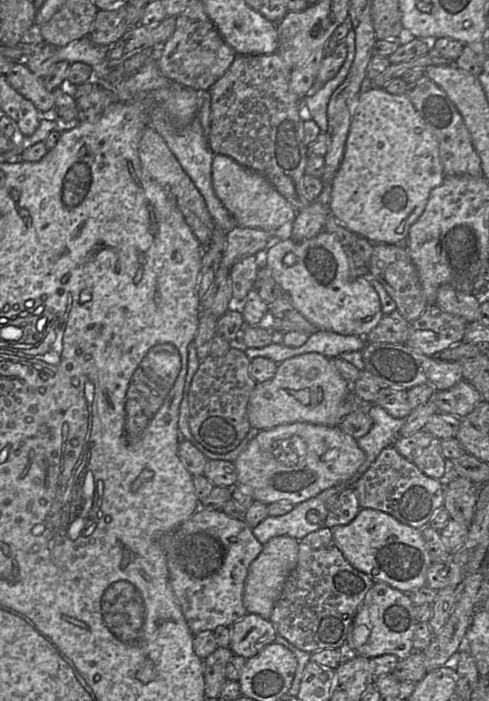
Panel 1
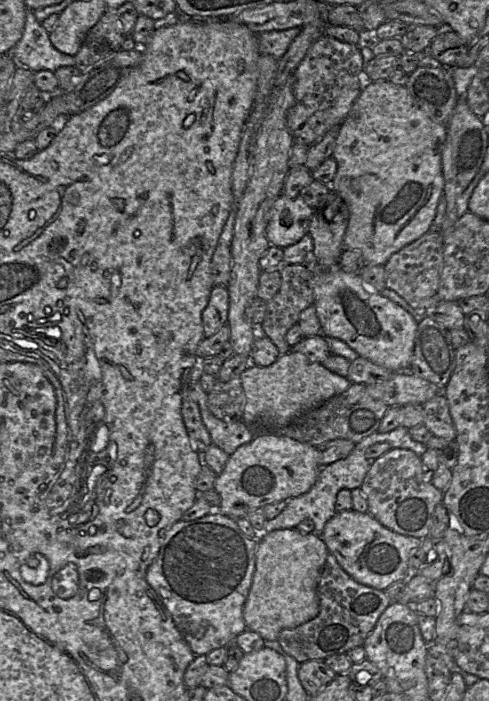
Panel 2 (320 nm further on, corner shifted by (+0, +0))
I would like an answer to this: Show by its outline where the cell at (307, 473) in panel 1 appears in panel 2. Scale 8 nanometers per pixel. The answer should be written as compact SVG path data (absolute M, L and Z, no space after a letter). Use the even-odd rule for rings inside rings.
M277 433L256 434L251 442L238 447L229 456L223 471L216 476L214 489L221 496L217 510L237 519L255 509L287 502L308 492L322 468L318 463L317 447Z

